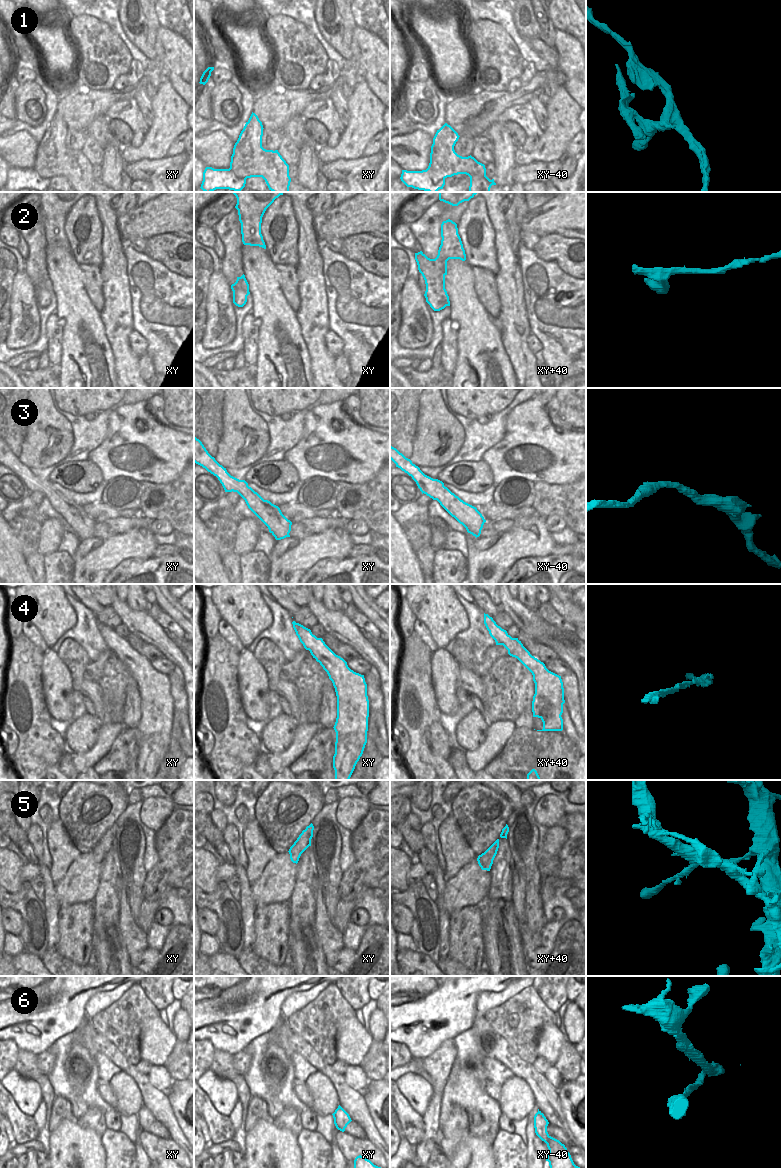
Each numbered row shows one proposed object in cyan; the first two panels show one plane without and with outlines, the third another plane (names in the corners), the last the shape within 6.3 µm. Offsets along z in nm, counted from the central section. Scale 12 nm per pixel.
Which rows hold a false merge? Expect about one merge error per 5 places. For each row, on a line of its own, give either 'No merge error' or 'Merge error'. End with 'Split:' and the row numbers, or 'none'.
1: Merge error
2: No merge error
3: No merge error
4: No merge error
5: No merge error
6: Merge error
Split: 1, 6

